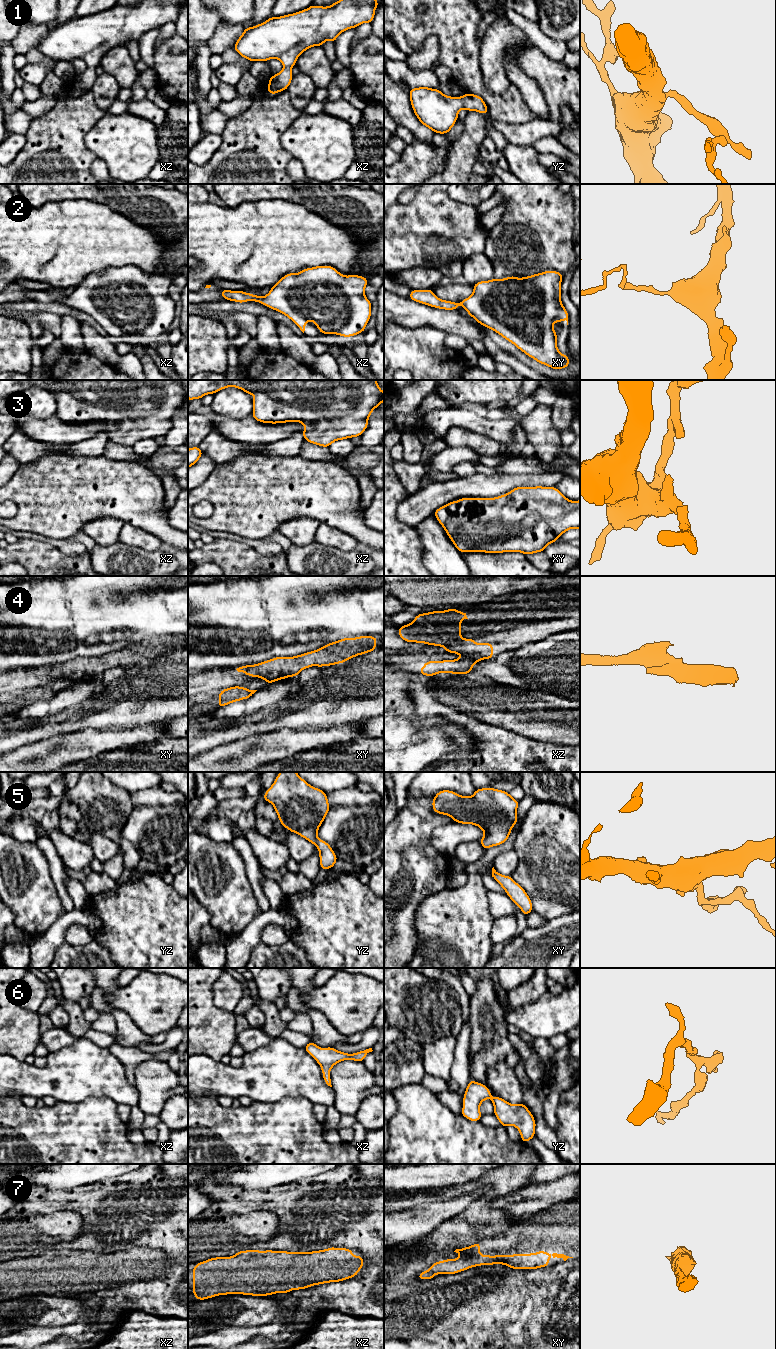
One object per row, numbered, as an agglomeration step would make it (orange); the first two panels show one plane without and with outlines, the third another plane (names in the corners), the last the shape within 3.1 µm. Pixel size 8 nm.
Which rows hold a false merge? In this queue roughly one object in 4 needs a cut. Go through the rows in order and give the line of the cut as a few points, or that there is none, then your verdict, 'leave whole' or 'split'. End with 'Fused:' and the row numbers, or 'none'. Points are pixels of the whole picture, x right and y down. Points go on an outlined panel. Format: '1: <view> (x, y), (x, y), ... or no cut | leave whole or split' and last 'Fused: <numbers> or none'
1: no cut | leave whole
2: no cut | leave whole
3: no cut | leave whole
4: xz (464, 655), (482, 659) | split
5: no cut | leave whole
6: no cut | leave whole
7: no cut | leave whole
Fused: 4

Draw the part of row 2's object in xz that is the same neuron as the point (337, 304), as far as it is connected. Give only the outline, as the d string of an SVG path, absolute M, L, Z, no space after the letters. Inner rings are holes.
M324 265L306 268L281 278L266 296L257 296L244 291L223 289L221 296L229 301L244 303L255 301L276 310L291 319L304 333L308 321L318 327L321 334L337 334L343 337L355 336L365 331L371 317L371 301L365 296L368 279L359 275L344 276L334 267Z

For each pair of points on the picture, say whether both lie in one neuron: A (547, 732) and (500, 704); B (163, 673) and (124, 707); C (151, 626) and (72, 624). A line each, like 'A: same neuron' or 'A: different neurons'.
A: same neuron
B: same neuron
C: same neuron

